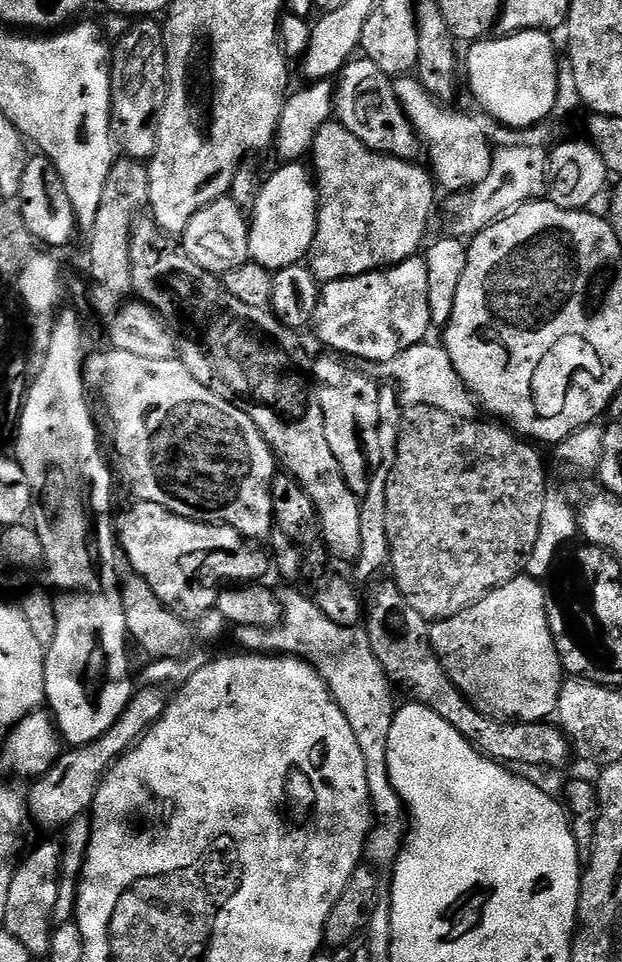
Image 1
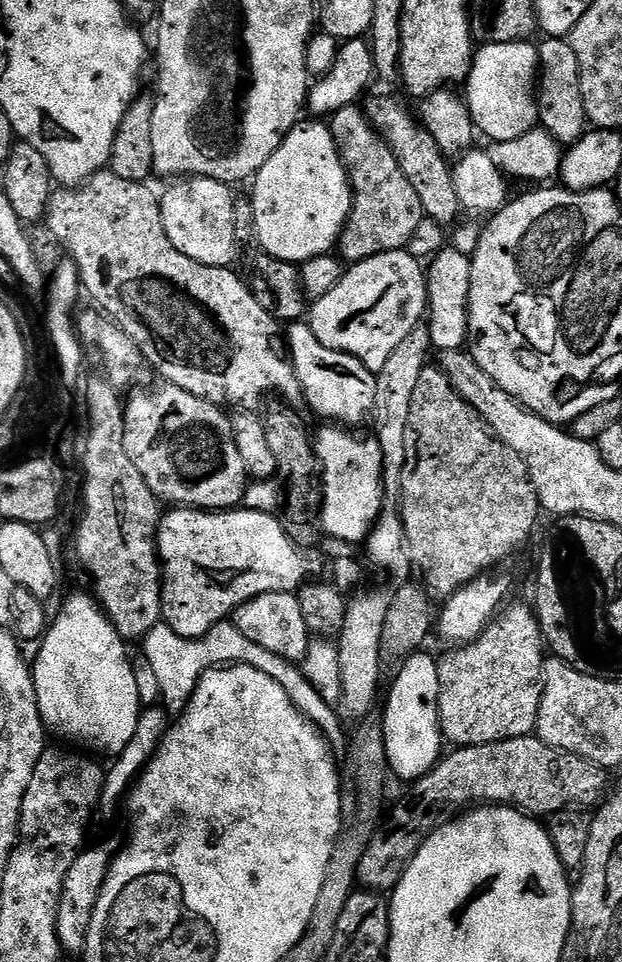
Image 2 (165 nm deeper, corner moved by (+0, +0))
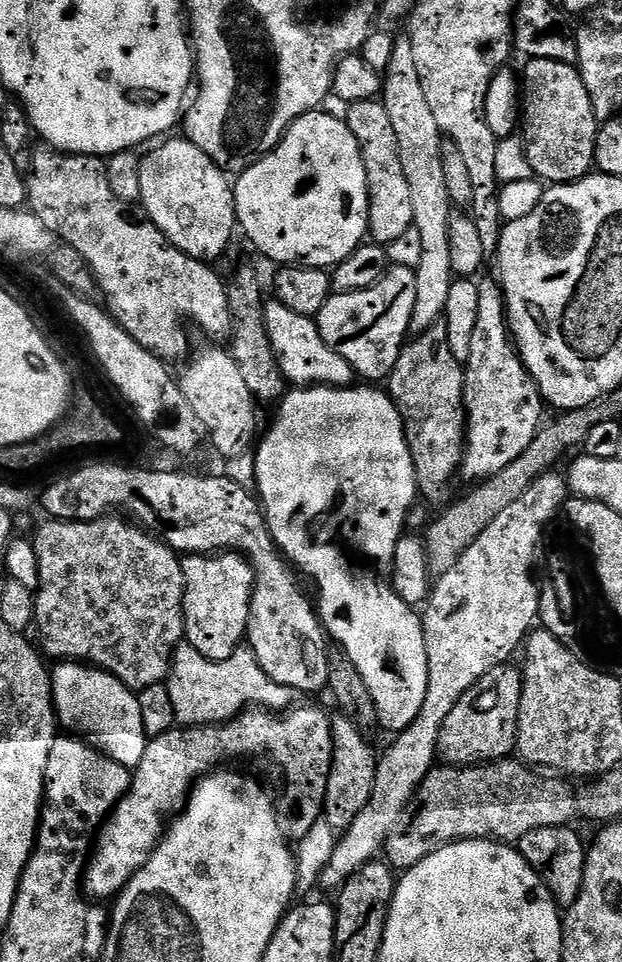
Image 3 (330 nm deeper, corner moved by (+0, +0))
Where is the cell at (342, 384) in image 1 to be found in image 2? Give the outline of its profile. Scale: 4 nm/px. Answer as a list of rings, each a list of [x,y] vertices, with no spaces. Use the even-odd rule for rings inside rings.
[[[292,322],[287,325],[286,348],[300,383],[303,403],[308,403],[318,415],[325,416],[328,419],[325,421],[340,426],[367,425],[371,421],[376,393],[375,372],[362,366],[362,362],[350,354],[322,346],[308,322]]]

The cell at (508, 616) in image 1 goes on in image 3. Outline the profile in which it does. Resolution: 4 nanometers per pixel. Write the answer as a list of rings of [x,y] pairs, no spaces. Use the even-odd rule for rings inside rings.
[[[511,663],[499,664],[458,698],[454,710],[450,710],[446,722],[442,722],[442,734],[438,734],[438,756],[445,765],[490,764],[516,752],[524,674],[519,667],[512,667]]]

